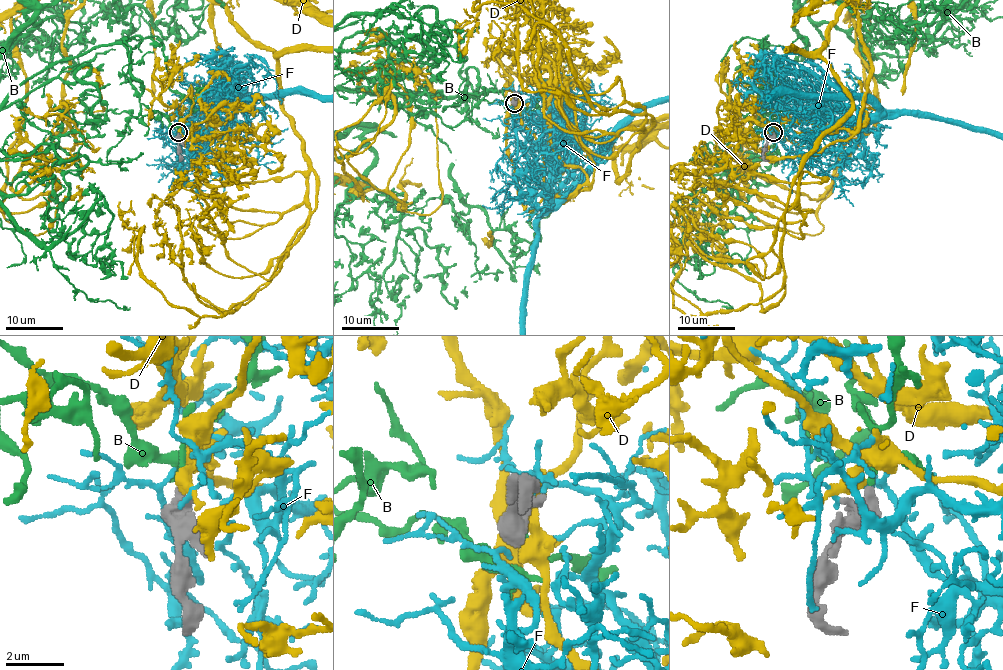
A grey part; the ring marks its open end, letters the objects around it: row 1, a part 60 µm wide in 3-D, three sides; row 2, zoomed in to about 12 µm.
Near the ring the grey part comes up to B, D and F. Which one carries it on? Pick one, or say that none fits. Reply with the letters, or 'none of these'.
B

